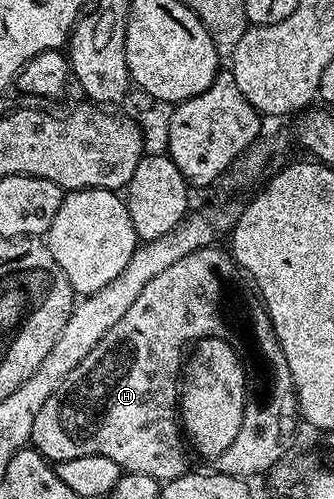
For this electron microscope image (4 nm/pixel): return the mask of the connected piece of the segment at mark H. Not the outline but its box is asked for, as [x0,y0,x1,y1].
[30,247,300,483]

